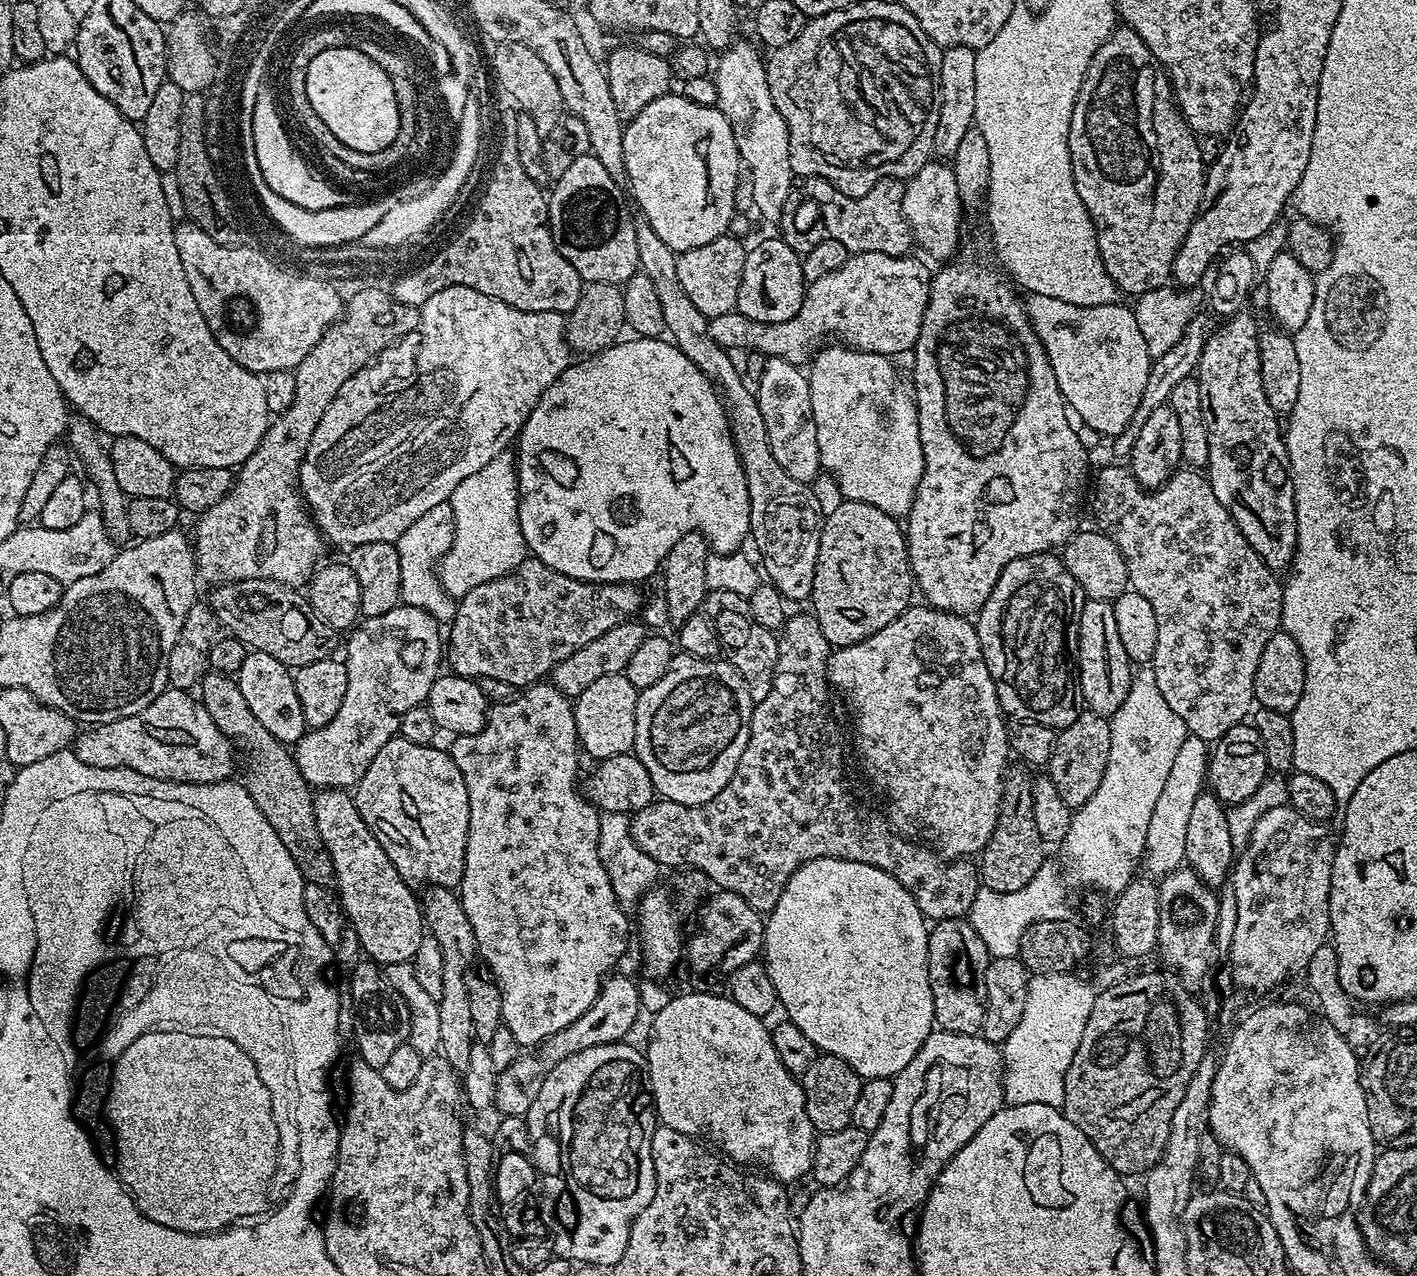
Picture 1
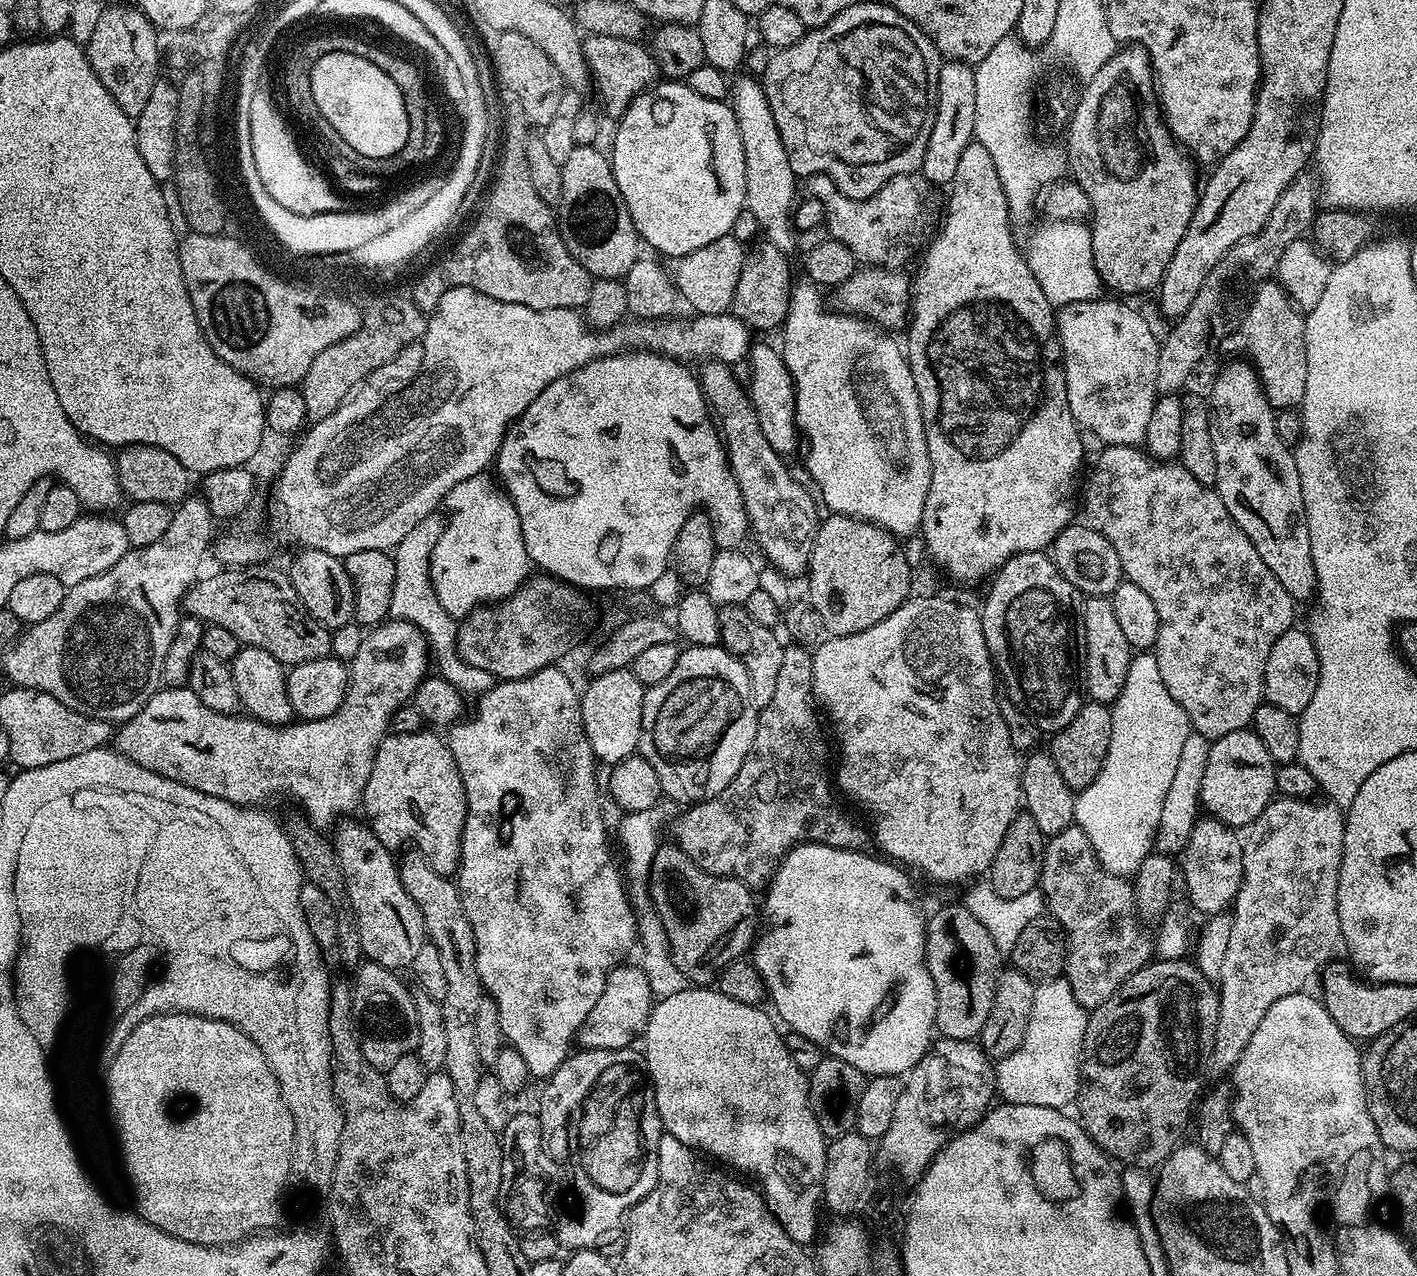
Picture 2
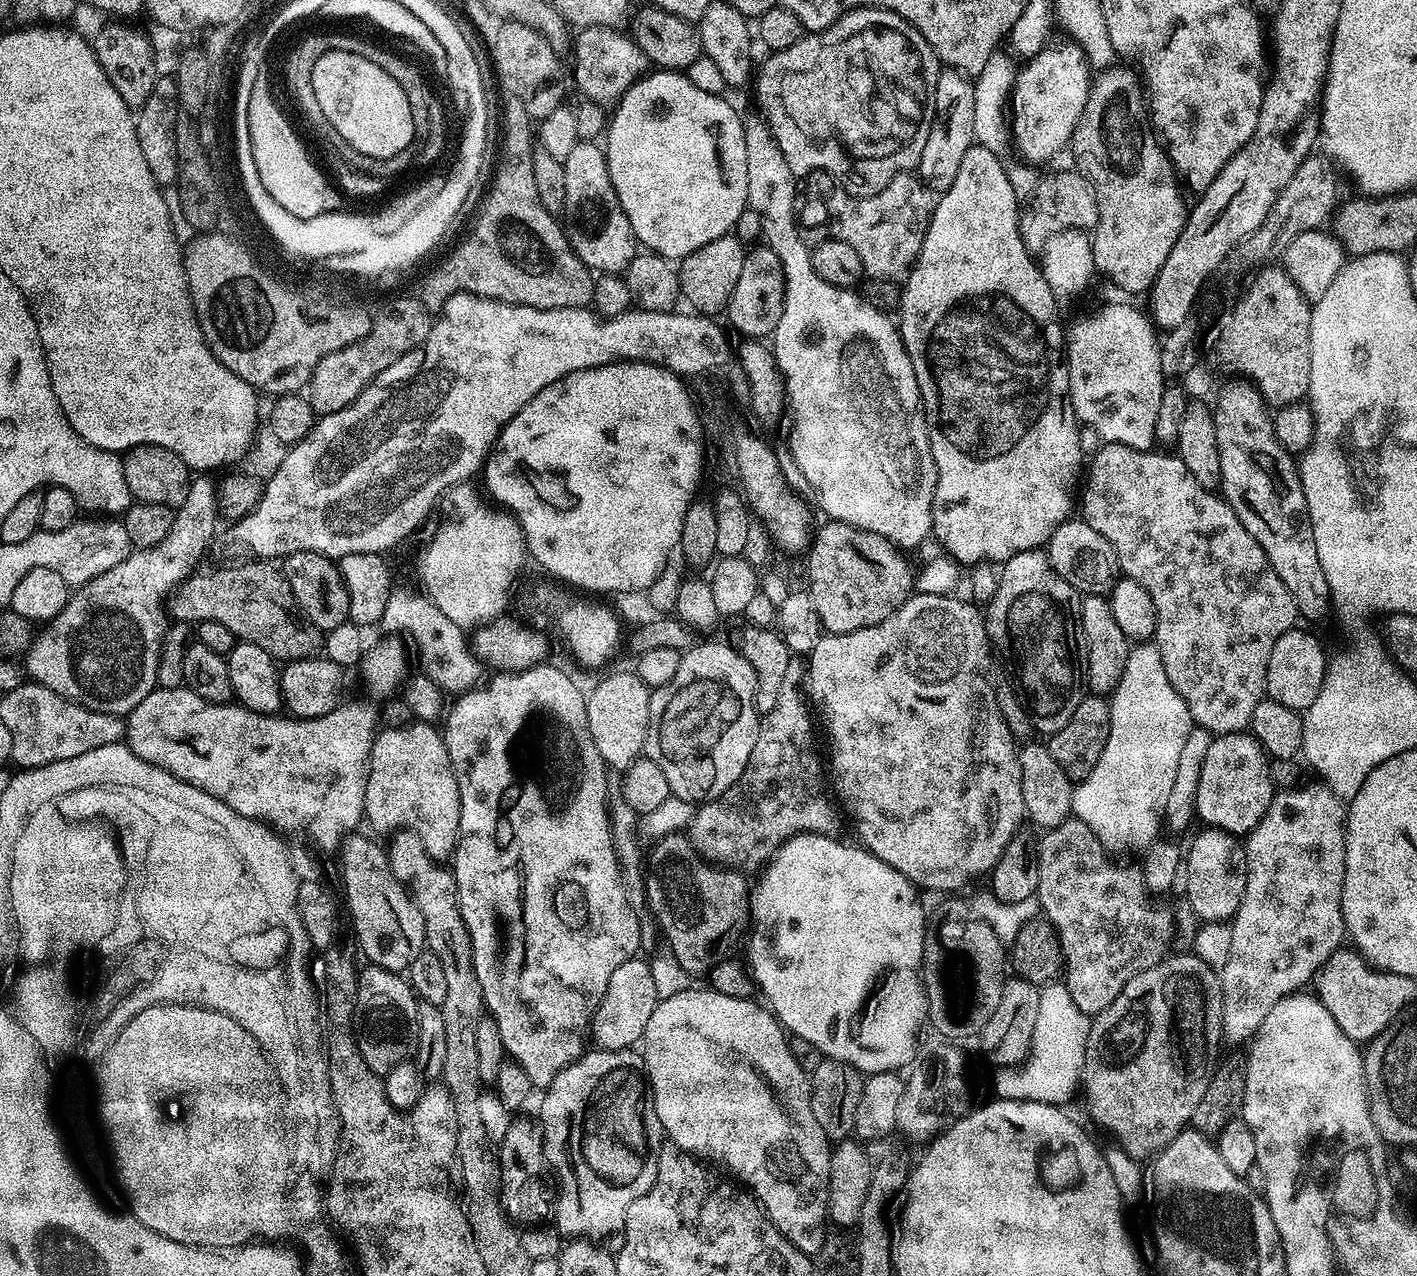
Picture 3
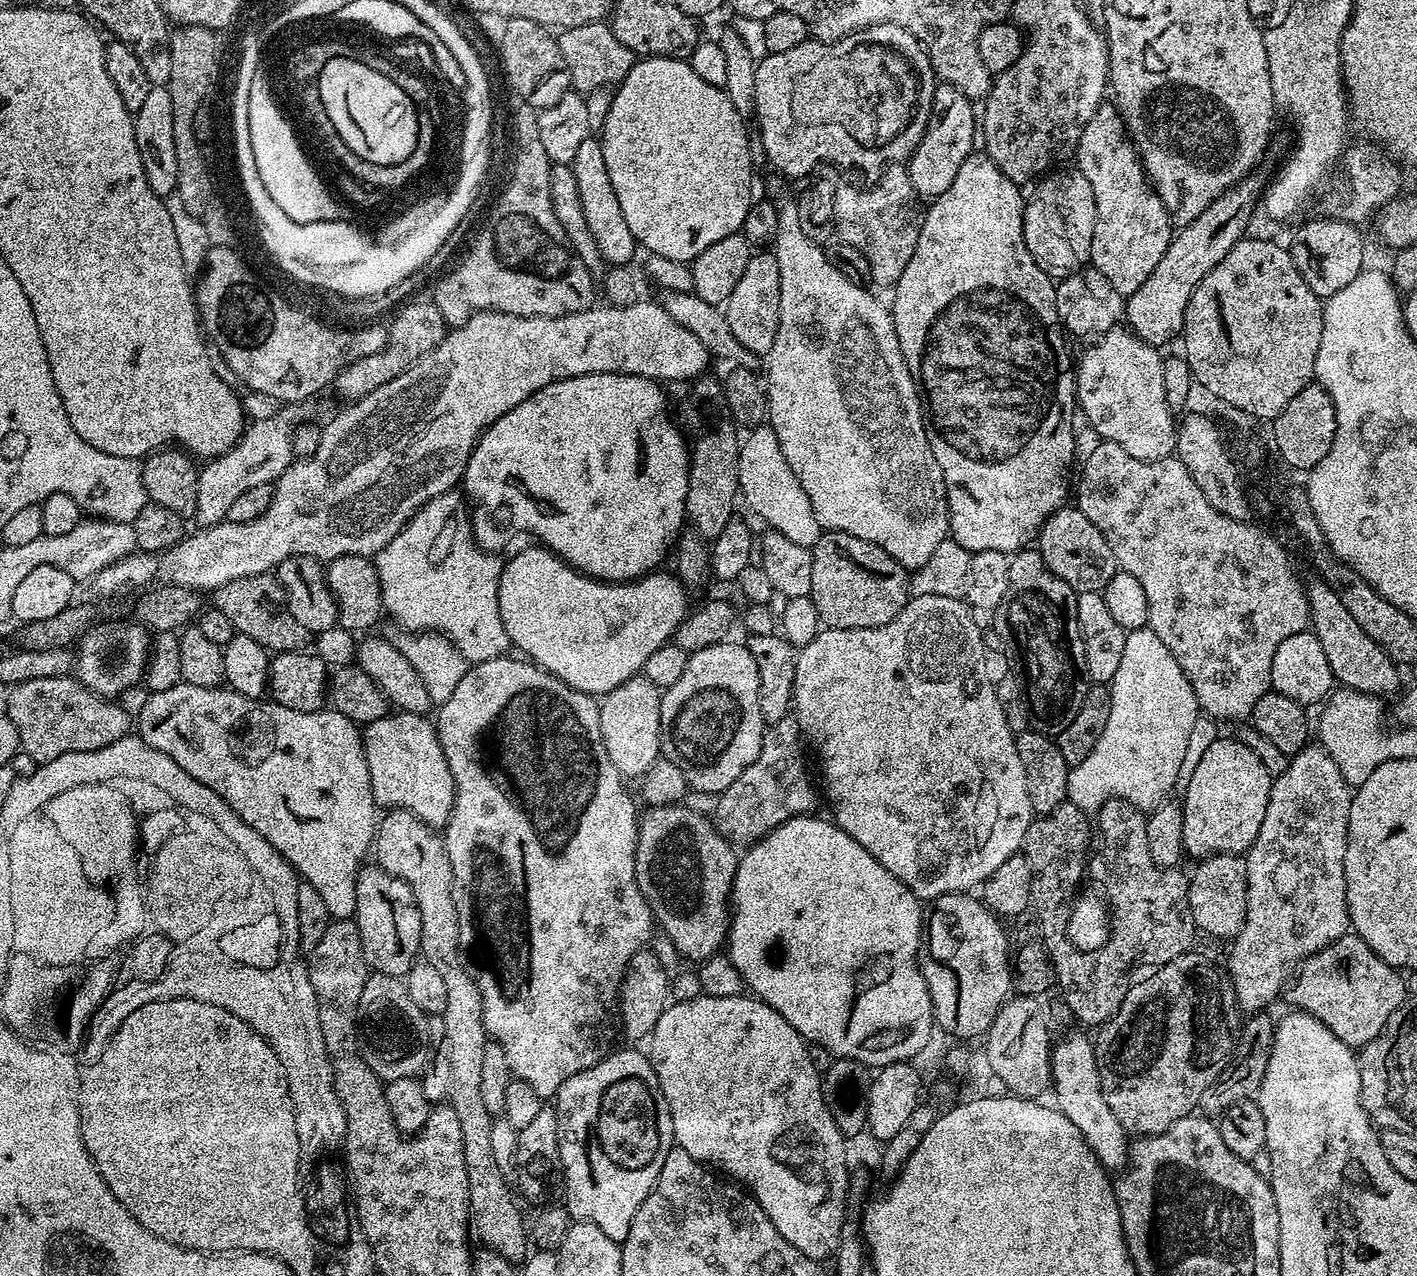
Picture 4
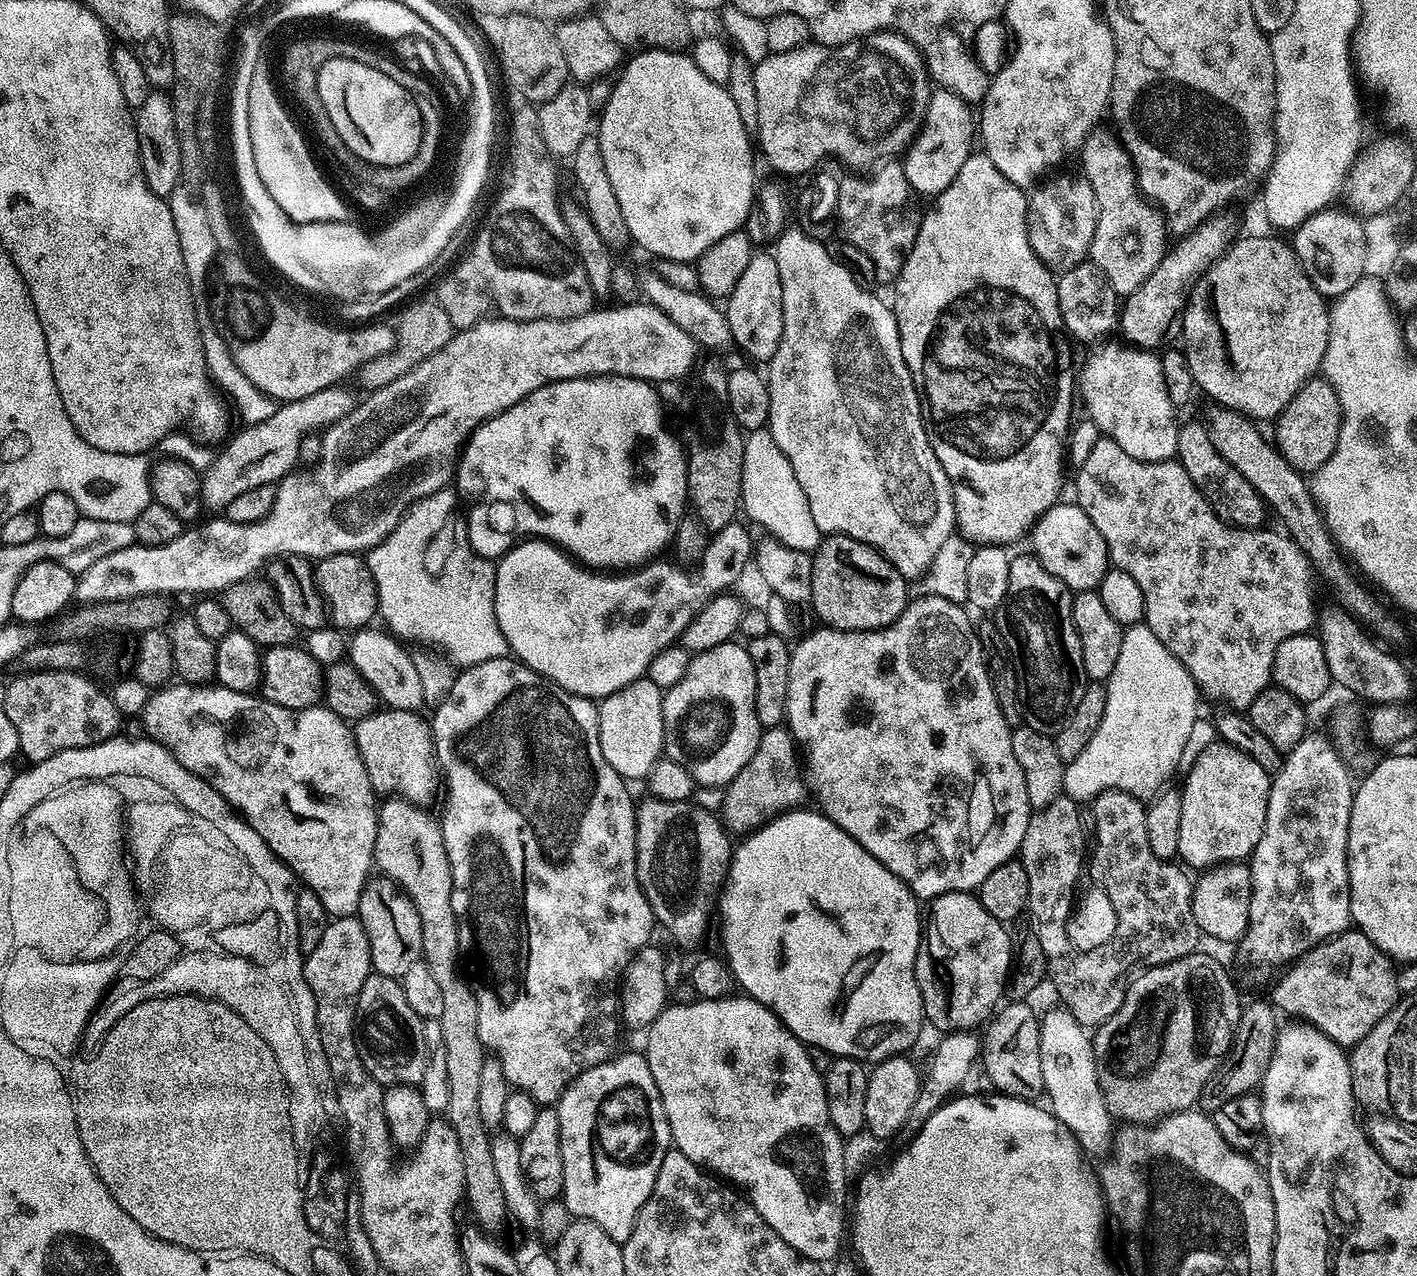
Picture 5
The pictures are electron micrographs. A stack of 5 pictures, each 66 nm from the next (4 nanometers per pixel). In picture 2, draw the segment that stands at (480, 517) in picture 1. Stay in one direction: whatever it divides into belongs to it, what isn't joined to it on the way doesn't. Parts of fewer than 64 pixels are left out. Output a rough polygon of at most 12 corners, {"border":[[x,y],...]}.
{"border":[[481,474],[458,482],[432,551],[457,618],[530,576],[518,510]]}

